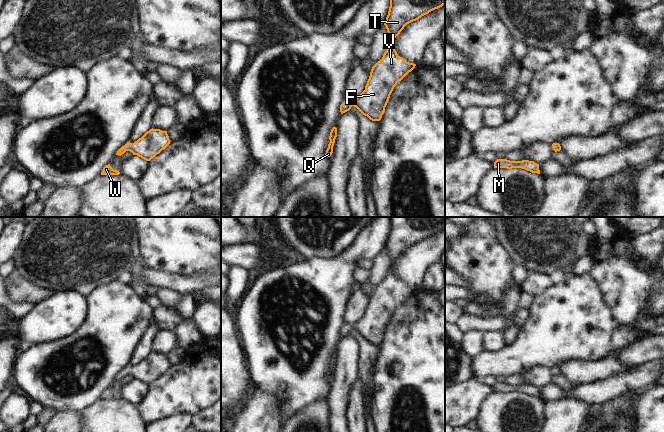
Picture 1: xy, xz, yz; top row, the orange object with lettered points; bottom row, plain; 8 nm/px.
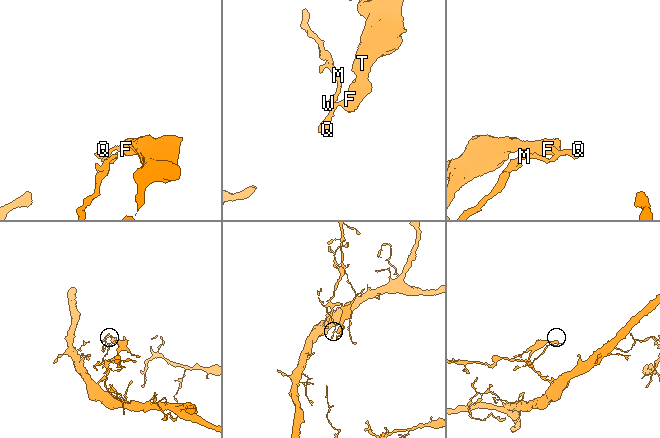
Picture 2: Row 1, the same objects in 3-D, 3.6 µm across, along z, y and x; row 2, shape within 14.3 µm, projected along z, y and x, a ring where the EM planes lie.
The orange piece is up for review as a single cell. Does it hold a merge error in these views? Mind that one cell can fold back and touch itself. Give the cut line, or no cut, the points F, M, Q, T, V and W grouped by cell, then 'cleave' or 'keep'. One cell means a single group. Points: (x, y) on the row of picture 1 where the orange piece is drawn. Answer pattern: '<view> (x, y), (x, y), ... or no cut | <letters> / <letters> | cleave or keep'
no cut | F M Q T V W | keep

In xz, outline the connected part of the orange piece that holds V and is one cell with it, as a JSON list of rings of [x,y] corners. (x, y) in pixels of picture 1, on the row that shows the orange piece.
[[[390,0],[384,23],[389,35],[387,49],[382,59],[372,67],[365,90],[356,99],[340,105],[341,114],[354,106],[370,120],[381,120],[394,87],[416,66],[397,54],[395,38],[407,24],[443,5],[445,0]]]

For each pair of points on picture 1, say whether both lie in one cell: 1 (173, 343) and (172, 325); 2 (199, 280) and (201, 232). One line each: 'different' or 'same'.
1: different
2: different

